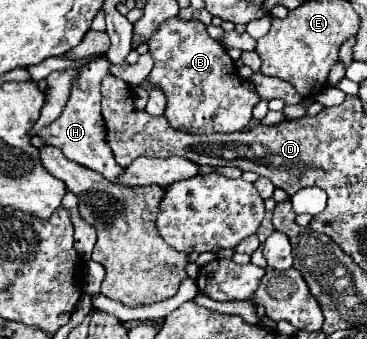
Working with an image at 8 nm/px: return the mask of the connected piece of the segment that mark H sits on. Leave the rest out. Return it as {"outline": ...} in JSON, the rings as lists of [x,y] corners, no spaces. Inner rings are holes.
{"outline":[[[105,56],[91,58],[89,64],[85,64],[81,68],[81,74],[73,84],[65,110],[61,112],[61,116],[55,122],[51,122],[47,128],[43,128],[39,132],[39,136],[45,144],[61,148],[61,152],[69,160],[73,160],[85,168],[91,168],[113,182],[121,174],[123,168],[117,166],[113,152],[109,150],[109,142],[105,142],[105,118],[101,118],[101,80],[103,80],[103,76],[111,74],[109,66],[111,66],[111,62]]]}

